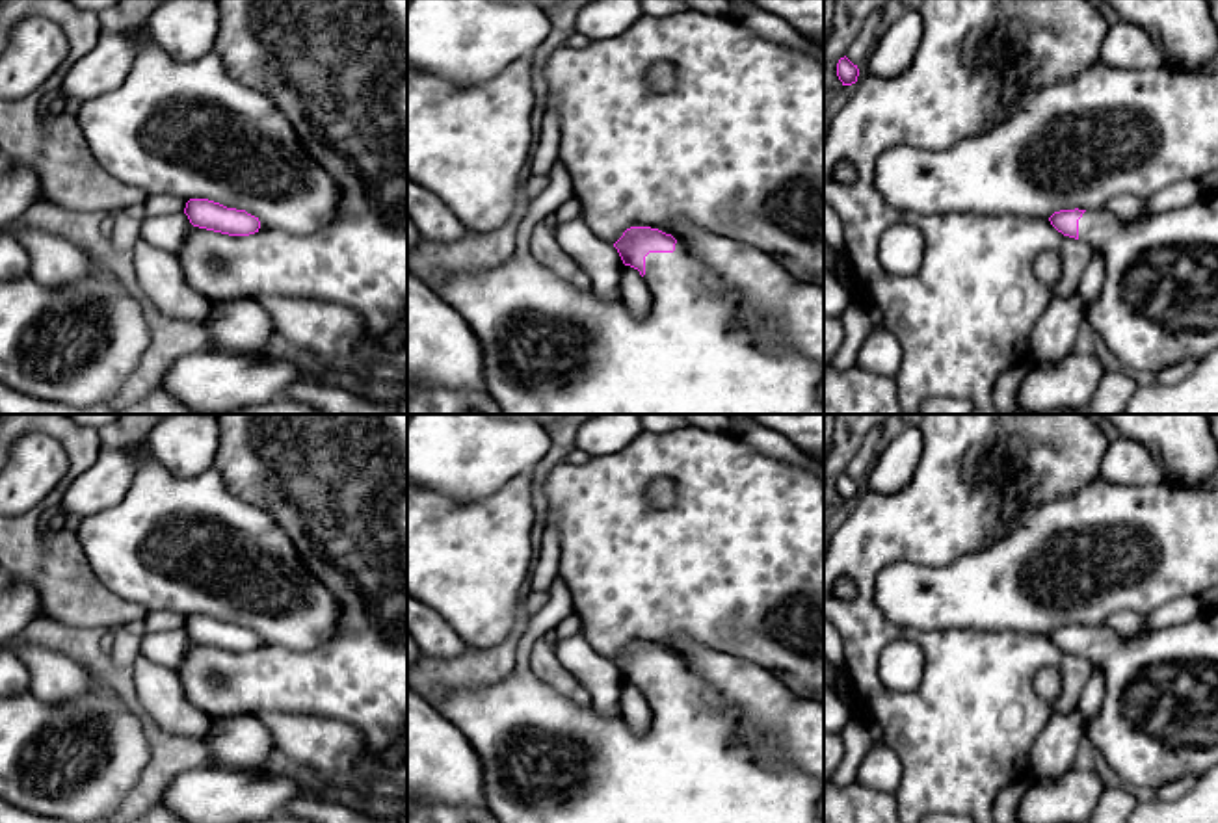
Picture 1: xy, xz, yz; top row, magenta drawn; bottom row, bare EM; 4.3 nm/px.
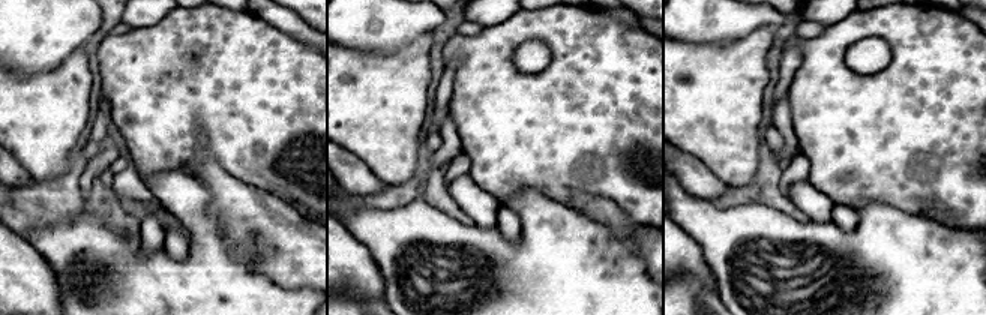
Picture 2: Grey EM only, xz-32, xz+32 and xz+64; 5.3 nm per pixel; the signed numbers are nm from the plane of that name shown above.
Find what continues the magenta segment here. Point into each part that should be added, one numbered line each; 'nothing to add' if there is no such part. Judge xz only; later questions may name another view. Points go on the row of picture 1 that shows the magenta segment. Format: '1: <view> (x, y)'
1: xz (690, 355)

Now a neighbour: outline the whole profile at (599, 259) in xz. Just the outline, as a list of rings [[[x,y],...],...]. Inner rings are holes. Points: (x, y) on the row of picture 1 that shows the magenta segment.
[[[584,217],[562,223],[554,230],[558,245],[588,273],[591,288],[606,301],[619,301],[623,260],[617,249],[601,240]]]

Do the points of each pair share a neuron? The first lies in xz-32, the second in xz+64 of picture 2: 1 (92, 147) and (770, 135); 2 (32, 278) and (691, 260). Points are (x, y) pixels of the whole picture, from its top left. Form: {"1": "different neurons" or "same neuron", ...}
{"1": "same neuron", "2": "same neuron"}

